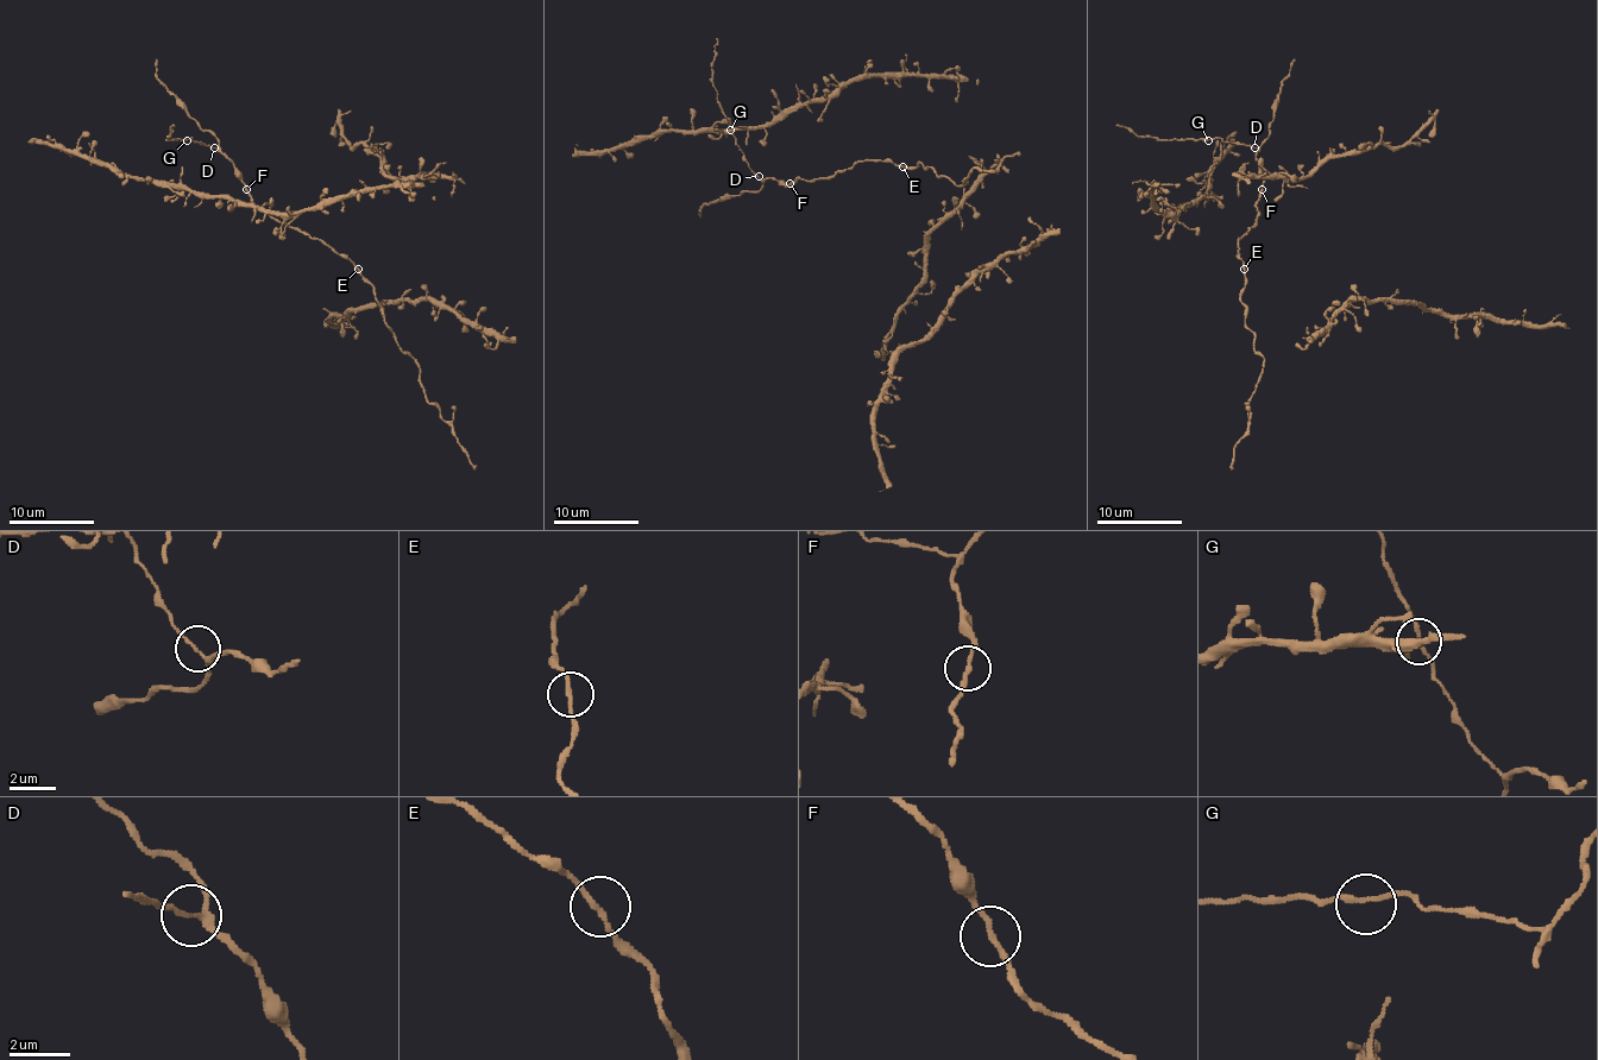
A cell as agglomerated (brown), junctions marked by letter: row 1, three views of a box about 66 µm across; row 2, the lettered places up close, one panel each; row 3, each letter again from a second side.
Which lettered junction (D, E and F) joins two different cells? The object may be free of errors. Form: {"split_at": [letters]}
{"split_at": []}

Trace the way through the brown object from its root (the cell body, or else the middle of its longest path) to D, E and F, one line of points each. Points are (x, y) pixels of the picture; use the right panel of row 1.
D: (1263, 175), (1254, 147)
E: (1263, 175), (1257, 221), (1238, 240), (1238, 256), (1244, 269)
F: (1263, 175), (1262, 189)

